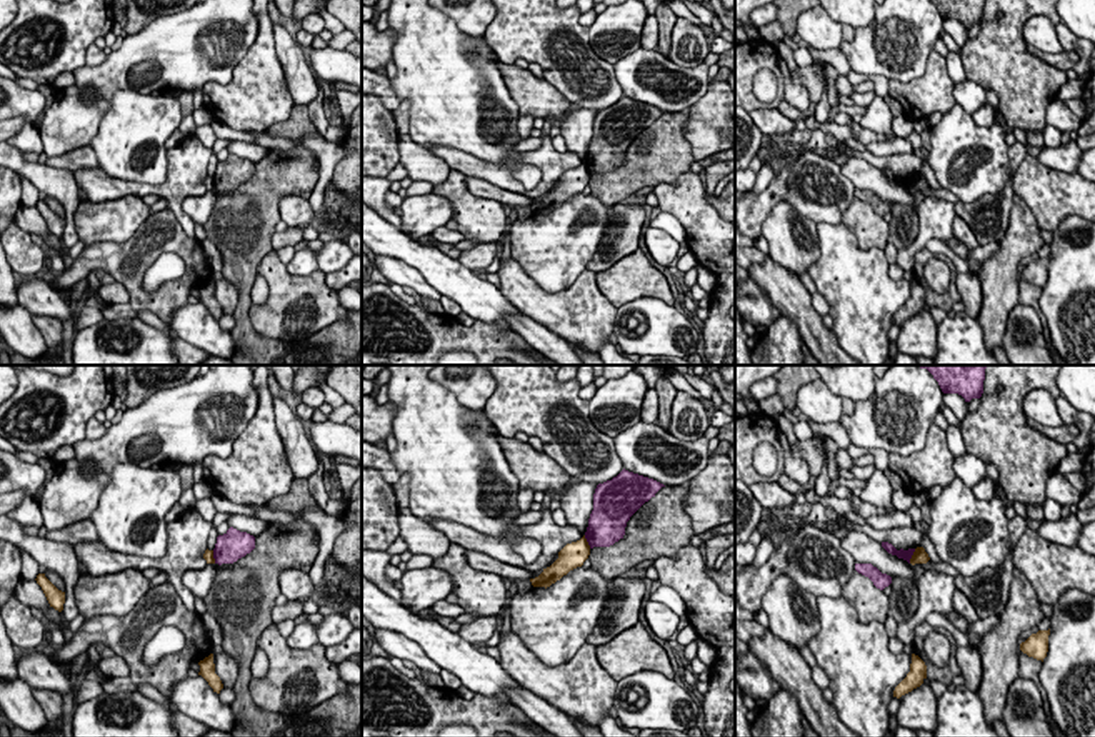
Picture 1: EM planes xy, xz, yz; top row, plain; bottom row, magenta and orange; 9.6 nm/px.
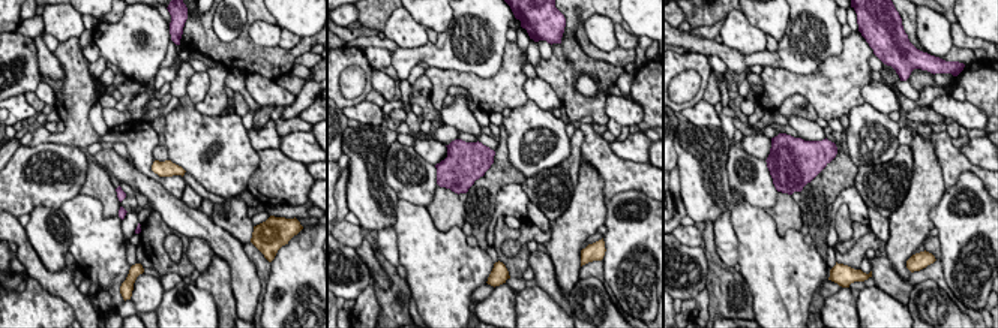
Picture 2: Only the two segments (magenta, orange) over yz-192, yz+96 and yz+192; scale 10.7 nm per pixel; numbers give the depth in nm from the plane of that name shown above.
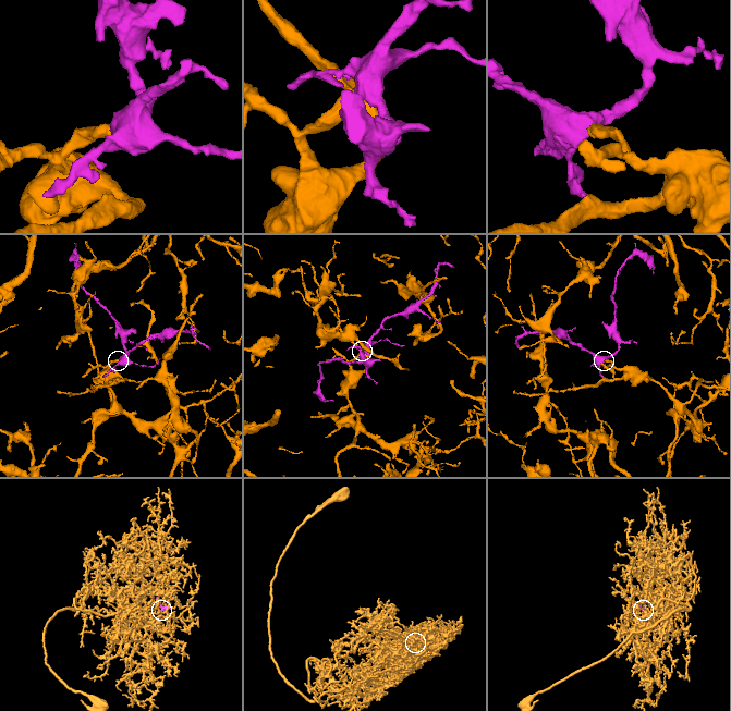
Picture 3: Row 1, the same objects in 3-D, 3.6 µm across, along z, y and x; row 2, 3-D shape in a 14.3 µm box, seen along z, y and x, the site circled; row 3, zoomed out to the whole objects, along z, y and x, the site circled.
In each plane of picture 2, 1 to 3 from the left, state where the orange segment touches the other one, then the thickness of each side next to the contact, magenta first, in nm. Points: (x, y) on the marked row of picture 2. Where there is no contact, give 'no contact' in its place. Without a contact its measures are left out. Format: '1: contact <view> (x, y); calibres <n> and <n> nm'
1: no contact
2: no contact
3: no contact

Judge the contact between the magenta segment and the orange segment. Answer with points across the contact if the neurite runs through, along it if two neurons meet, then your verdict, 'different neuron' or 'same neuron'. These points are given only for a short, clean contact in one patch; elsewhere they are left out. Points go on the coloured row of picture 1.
along yz (915, 549), (909, 562) | different neuron

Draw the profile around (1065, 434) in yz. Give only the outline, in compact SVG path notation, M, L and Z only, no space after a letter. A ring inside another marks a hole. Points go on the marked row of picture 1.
M1027 417L1027 422L1035 430L1038 430L1040 434L1047 435L1048 439L1052 439L1062 445L1072 444L1075 440L1075 437L1080 434L1080 430L1075 424L1062 425L1062 427L1045 427L1045 425L1037 424L1030 417Z

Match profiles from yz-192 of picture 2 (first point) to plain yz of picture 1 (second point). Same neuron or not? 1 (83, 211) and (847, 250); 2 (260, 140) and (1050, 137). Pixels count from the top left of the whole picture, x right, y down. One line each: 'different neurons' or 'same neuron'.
1: same neuron
2: different neurons

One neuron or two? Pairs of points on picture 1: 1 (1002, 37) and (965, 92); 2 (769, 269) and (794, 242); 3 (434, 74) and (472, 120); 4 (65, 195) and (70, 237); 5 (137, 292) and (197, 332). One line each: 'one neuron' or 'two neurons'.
1: two neurons
2: two neurons
3: one neuron
4: one neuron
5: two neurons

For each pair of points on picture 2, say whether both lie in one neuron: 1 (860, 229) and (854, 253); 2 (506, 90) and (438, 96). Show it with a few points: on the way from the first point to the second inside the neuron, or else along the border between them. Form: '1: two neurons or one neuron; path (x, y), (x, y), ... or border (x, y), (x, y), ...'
1: two neurons; border (871, 231), (845, 253), (835, 250)
2: one neuron; path (488, 90), (482, 90), (470, 81), (452, 81)

